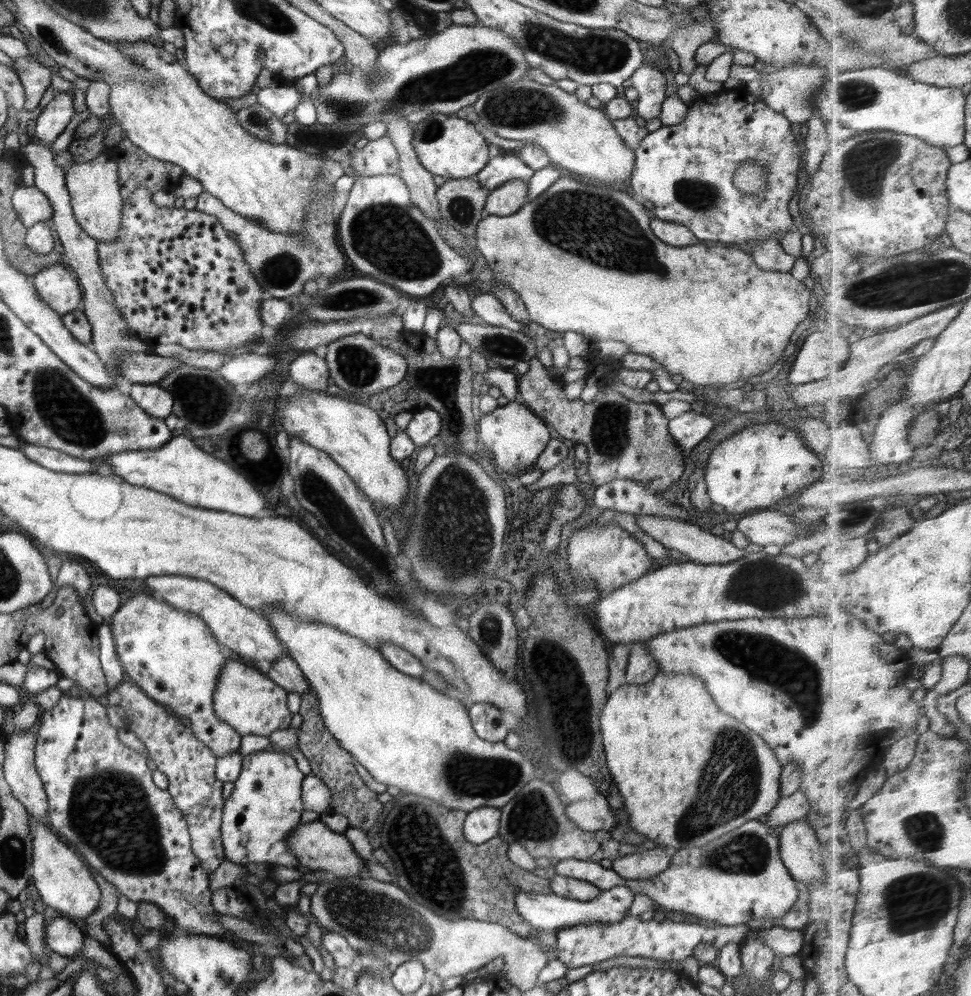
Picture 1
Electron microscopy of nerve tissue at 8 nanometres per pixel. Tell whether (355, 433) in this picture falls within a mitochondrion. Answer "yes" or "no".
no

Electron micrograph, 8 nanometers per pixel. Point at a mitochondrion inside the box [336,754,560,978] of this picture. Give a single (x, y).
(443, 905)

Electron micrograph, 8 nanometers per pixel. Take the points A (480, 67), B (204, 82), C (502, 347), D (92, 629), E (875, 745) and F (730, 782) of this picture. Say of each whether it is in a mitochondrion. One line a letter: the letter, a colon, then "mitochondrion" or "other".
A: mitochondrion
B: other
C: mitochondrion
D: other
E: other
F: mitochondrion

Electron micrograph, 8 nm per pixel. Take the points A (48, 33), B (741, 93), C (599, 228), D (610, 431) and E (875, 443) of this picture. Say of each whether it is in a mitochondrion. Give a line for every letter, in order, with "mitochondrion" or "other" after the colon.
A: mitochondrion
B: other
C: mitochondrion
D: mitochondrion
E: other

